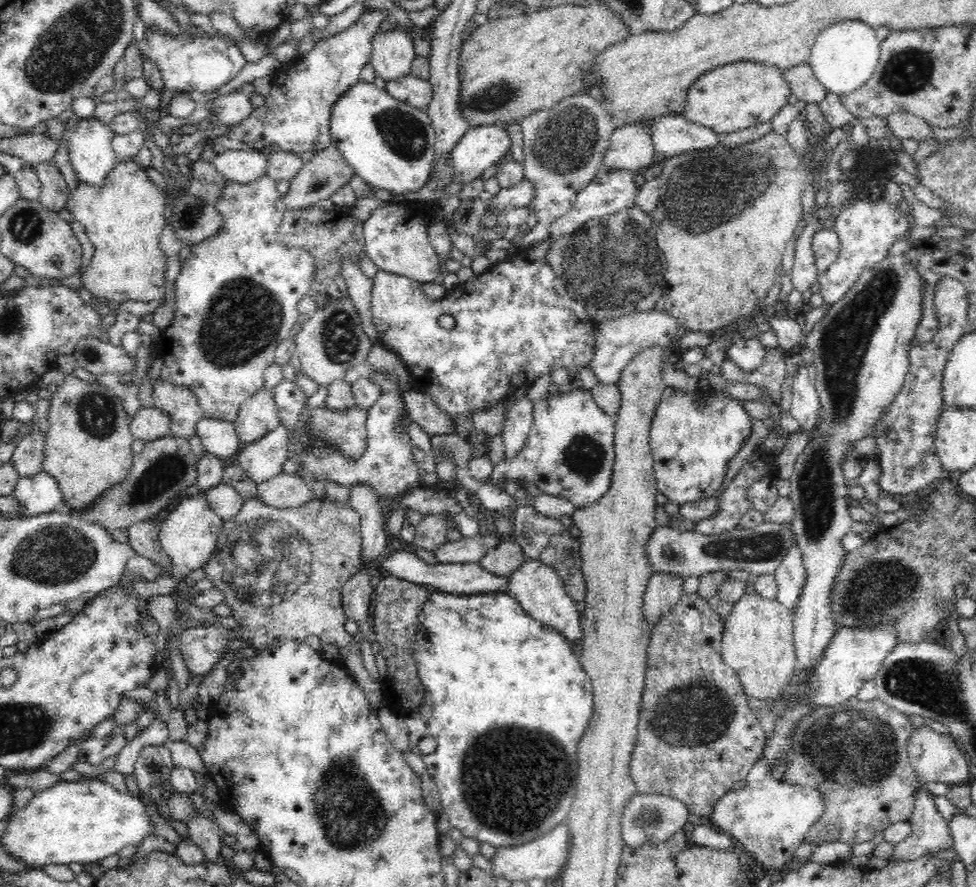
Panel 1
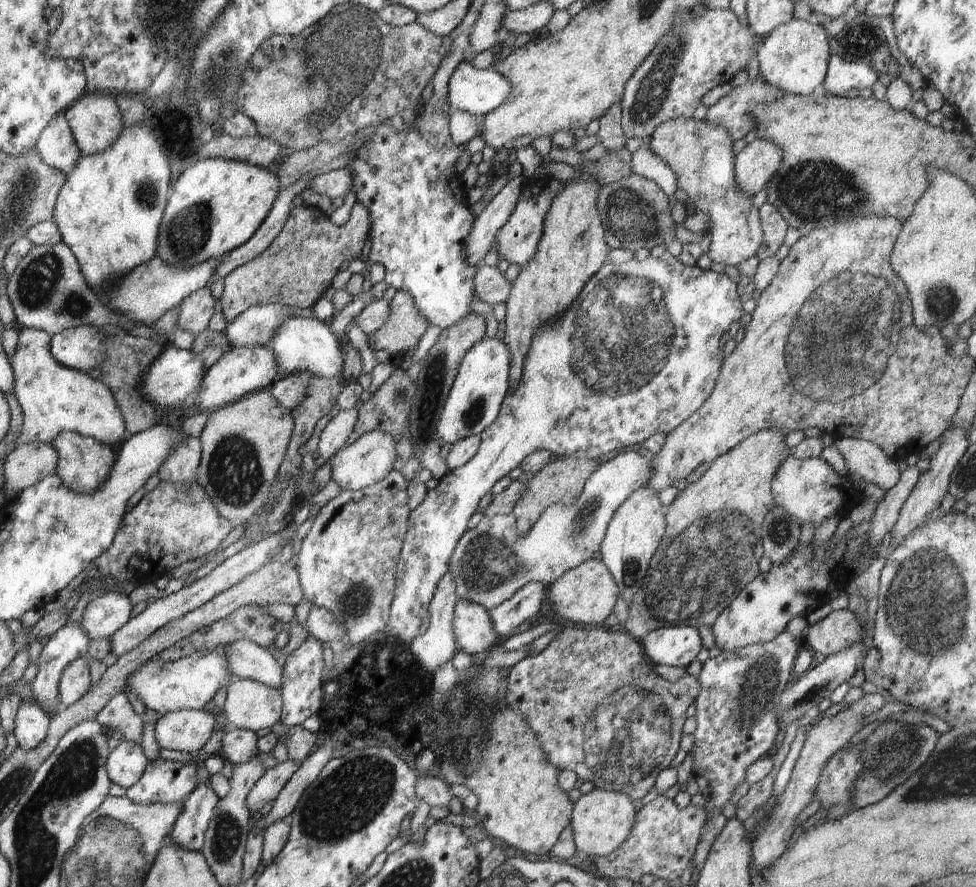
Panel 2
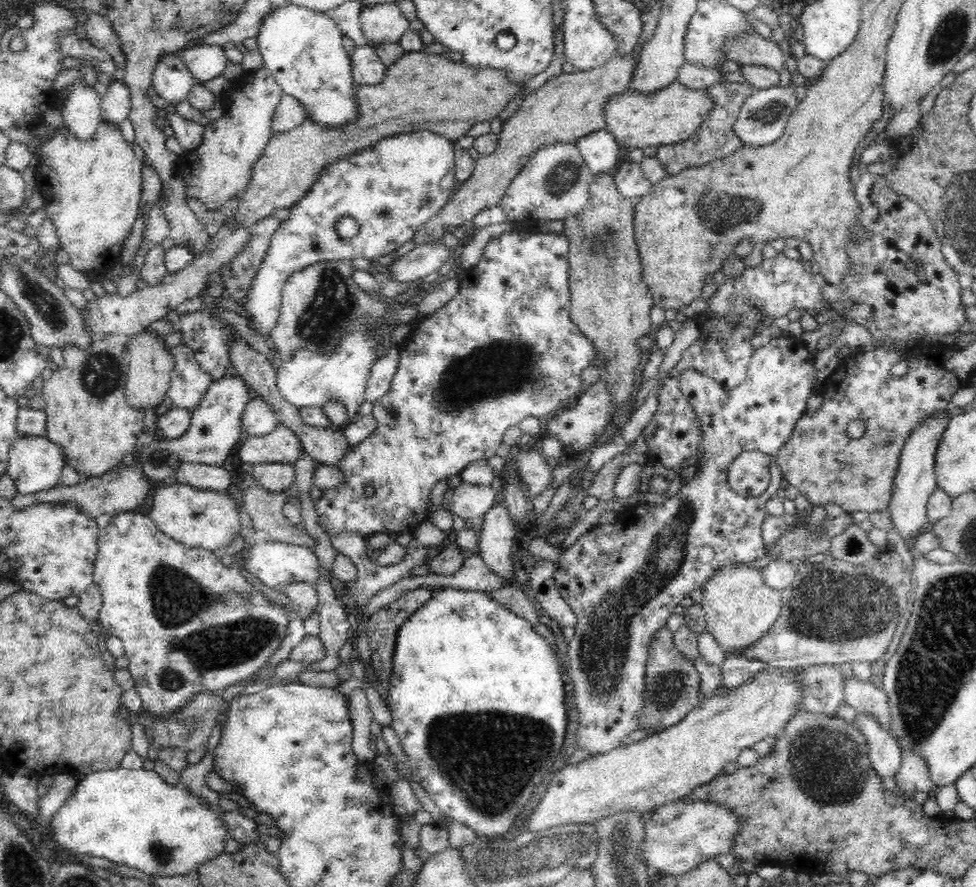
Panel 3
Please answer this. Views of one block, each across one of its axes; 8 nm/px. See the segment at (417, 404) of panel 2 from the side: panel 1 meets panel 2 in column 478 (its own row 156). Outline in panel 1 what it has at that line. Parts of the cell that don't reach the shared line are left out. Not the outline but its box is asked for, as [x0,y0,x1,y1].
[281,144,356,210]

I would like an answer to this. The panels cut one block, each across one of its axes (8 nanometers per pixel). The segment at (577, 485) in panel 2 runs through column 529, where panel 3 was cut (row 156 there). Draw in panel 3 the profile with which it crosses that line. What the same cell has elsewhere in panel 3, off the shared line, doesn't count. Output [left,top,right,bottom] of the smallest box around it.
[412,53,636,245]

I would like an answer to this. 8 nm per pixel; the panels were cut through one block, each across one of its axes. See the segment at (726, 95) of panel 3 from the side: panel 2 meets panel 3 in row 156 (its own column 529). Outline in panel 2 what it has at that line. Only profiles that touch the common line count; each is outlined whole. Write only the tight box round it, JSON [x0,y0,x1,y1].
[505,626,700,803]

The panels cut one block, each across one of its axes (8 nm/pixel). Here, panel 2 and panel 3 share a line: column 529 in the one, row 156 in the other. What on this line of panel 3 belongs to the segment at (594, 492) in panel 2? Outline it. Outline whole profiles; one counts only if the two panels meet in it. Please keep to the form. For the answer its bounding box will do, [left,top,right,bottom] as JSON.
[498,143,594,221]

